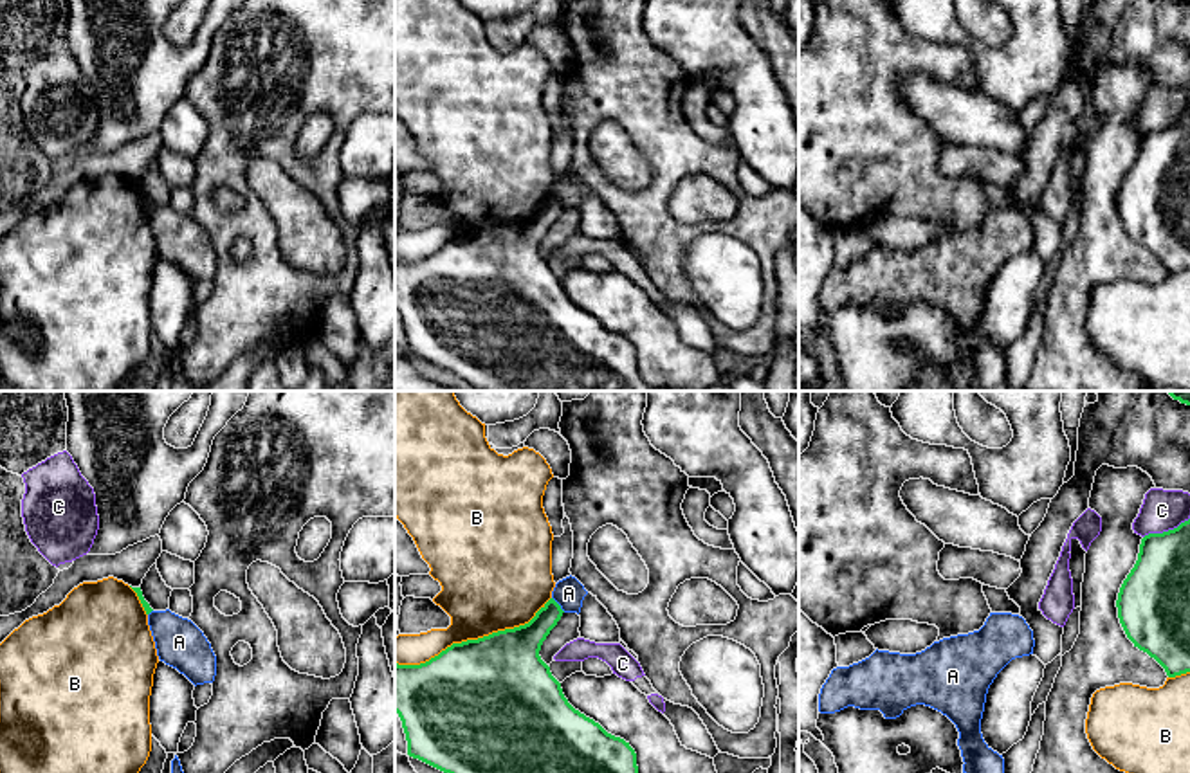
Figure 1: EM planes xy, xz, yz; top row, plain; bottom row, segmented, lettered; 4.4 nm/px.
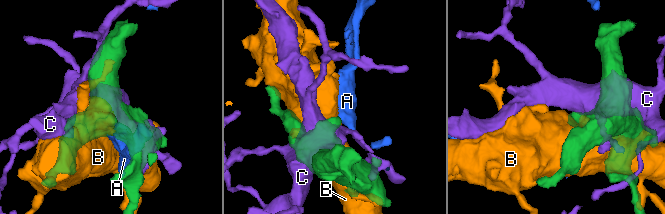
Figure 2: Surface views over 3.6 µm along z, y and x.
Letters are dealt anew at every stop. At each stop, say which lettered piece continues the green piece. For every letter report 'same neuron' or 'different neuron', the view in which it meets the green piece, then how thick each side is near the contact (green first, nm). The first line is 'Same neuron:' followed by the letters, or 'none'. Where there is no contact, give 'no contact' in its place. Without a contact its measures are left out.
Same neuron: none
A: different neuron | xz | 170/140 nm
B: different neuron | xz | 500/420 nm
C: different neuron | yz | 280/190 nm

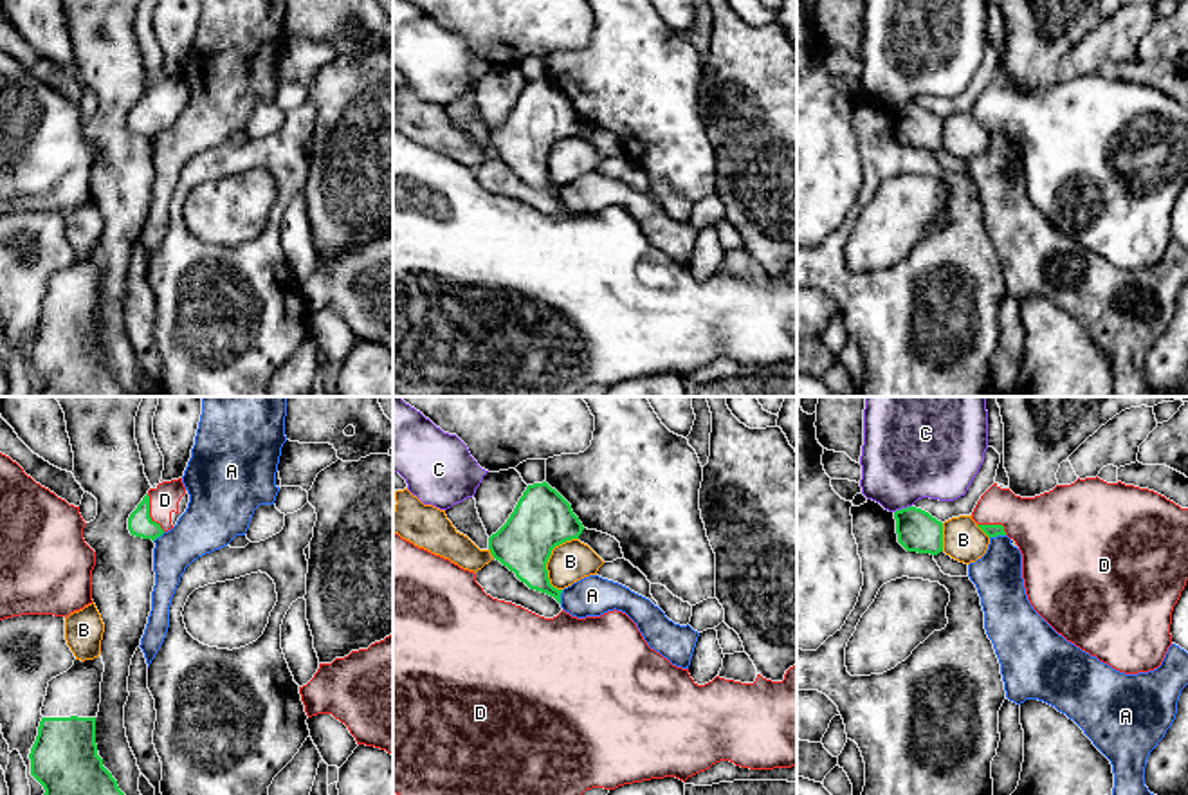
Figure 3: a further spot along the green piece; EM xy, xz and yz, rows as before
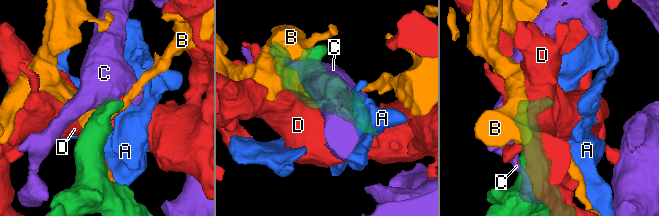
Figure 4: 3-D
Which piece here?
Same neuron: D
A: different neuron | yz | 60/220 nm
B: different neuron | xz | 260/180 nm
C: different neuron | yz | 180/400 nm
D: same neuron | xy | 110/130 nm

